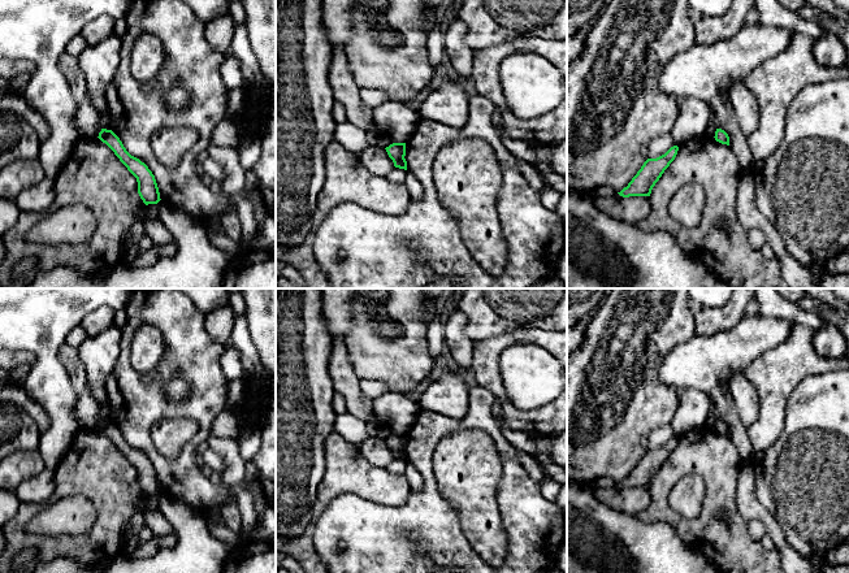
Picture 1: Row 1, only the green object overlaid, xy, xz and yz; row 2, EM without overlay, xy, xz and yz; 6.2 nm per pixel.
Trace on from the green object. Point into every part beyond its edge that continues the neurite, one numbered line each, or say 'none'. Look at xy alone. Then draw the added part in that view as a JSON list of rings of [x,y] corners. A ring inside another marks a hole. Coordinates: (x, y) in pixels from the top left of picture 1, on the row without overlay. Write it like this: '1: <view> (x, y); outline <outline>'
none

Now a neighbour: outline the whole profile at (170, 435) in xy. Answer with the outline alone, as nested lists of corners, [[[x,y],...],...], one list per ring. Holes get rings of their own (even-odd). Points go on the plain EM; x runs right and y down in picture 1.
[[[163,418],[151,429],[156,448],[168,459],[176,457],[198,433],[198,422],[191,418]]]

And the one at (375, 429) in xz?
[[[376,418],[365,422],[367,431],[369,437],[386,439],[393,435],[393,431],[389,426],[380,424]]]

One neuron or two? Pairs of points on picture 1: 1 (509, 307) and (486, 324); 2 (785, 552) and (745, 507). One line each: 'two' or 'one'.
1: one
2: one

